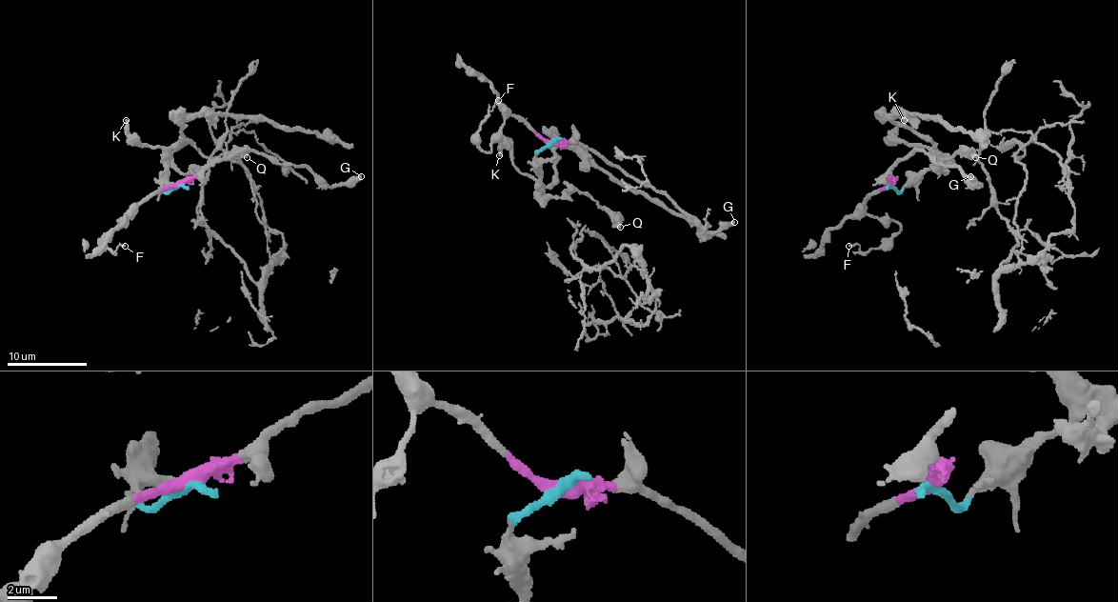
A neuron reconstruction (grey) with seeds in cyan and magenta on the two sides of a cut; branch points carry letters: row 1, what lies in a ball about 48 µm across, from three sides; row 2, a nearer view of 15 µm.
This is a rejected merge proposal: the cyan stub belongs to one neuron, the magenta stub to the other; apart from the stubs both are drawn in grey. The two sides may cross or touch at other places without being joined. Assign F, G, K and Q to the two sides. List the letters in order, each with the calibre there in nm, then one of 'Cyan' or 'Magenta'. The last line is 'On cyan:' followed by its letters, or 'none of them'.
F: Thickness 140 nm. Magenta
G: Thickness 440 nm. Magenta
K: Thickness 260 nm. Cyan
Q: Thickness 480 nm. Cyan
On cyan: K, Q

